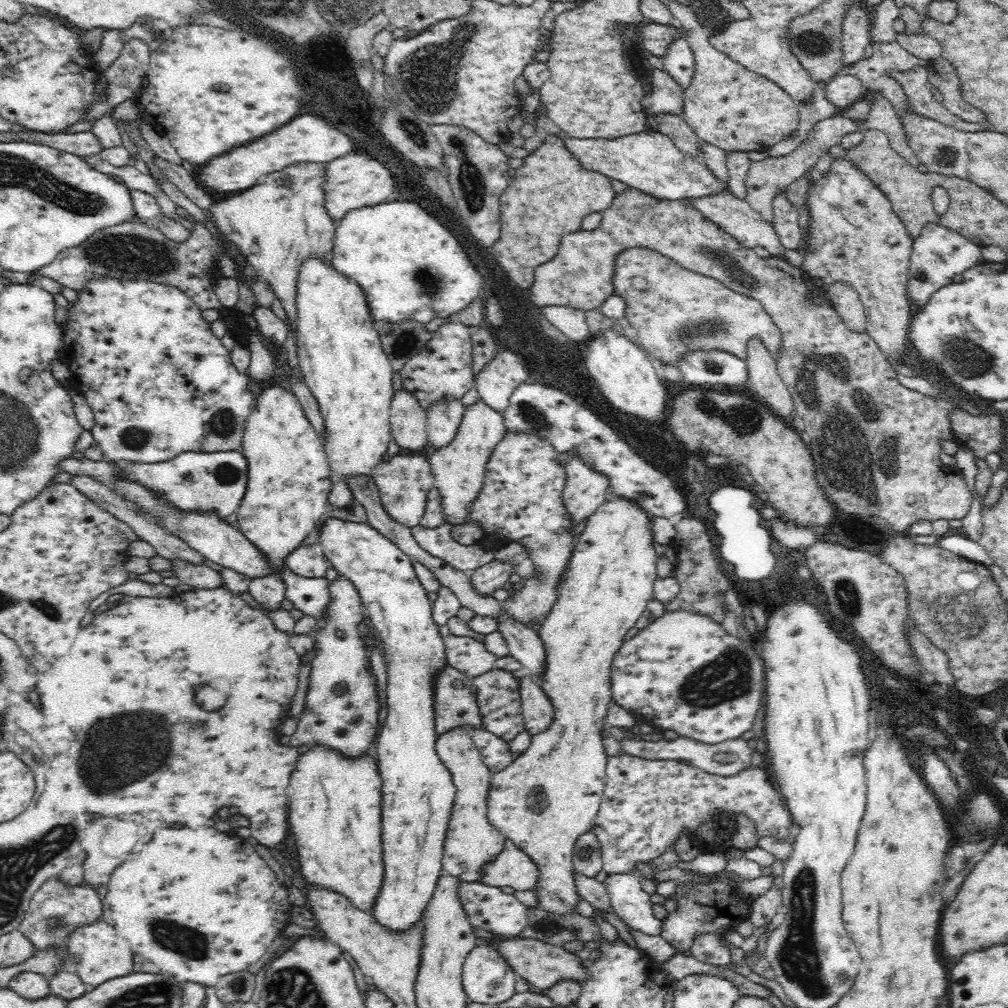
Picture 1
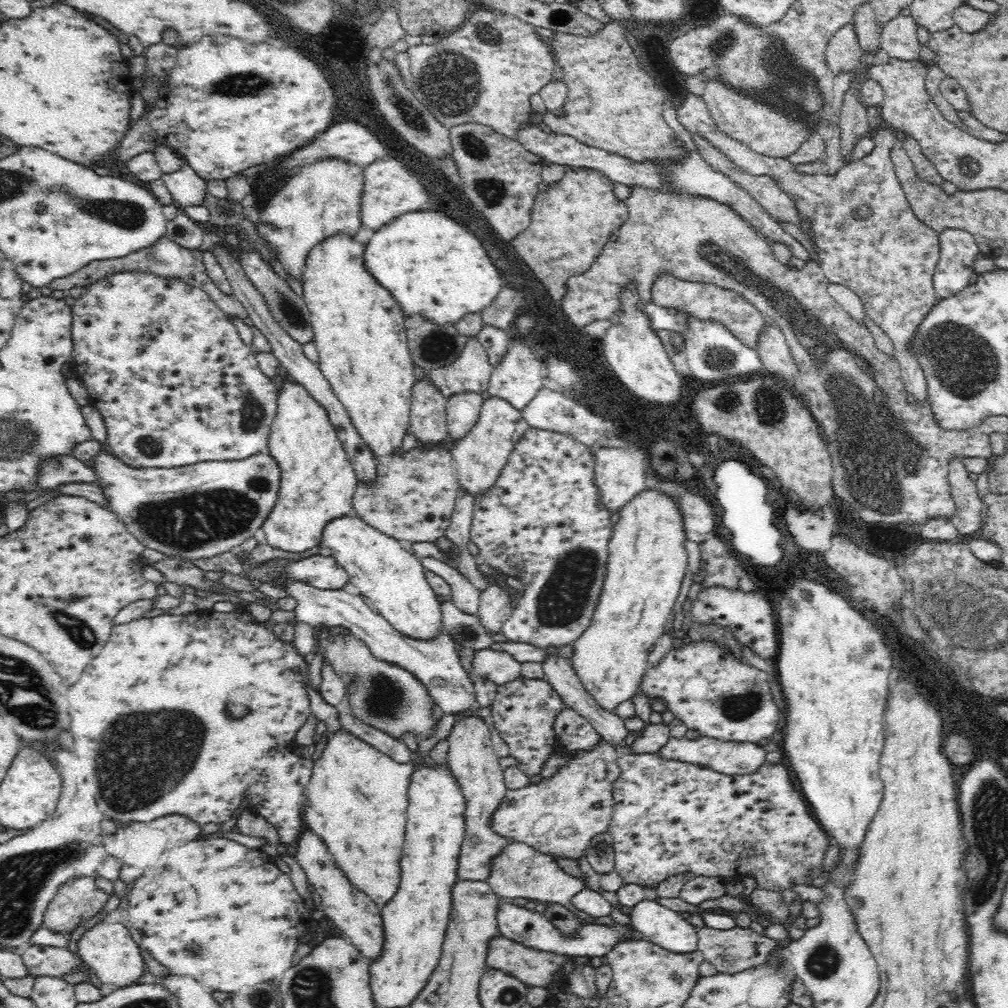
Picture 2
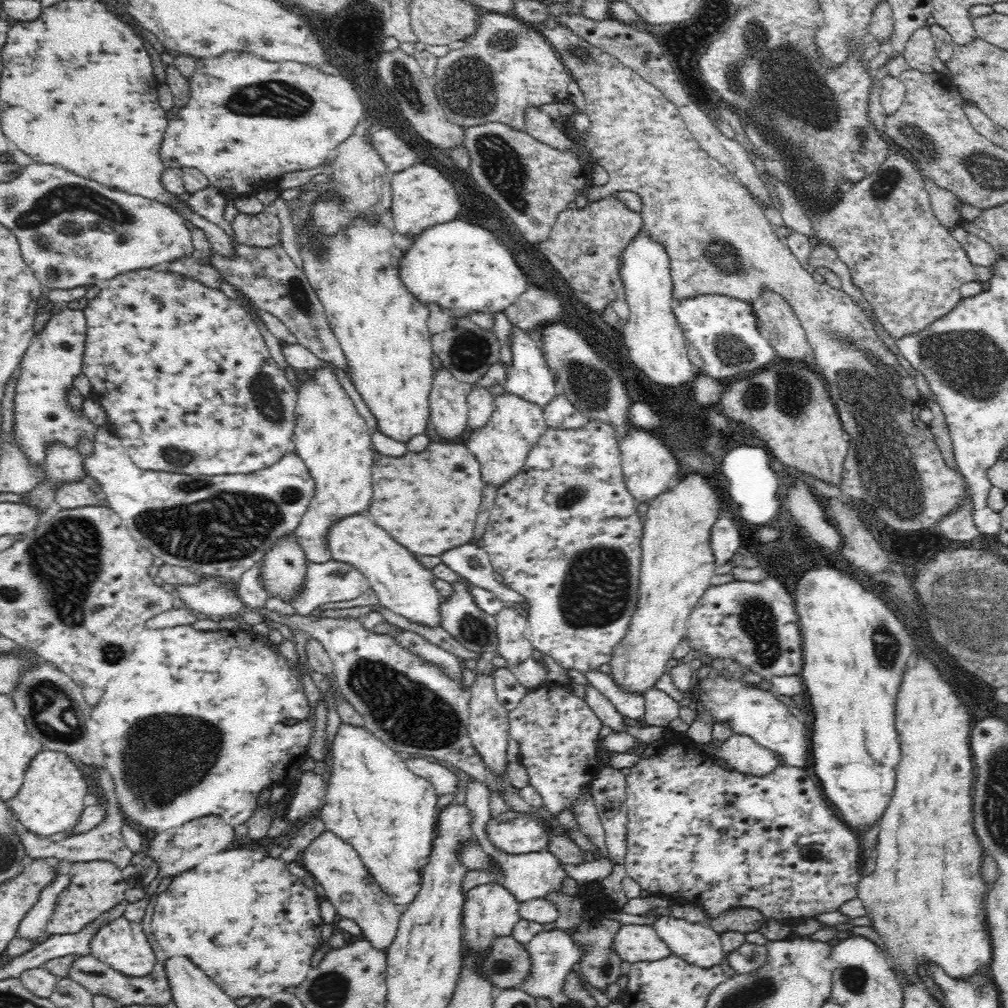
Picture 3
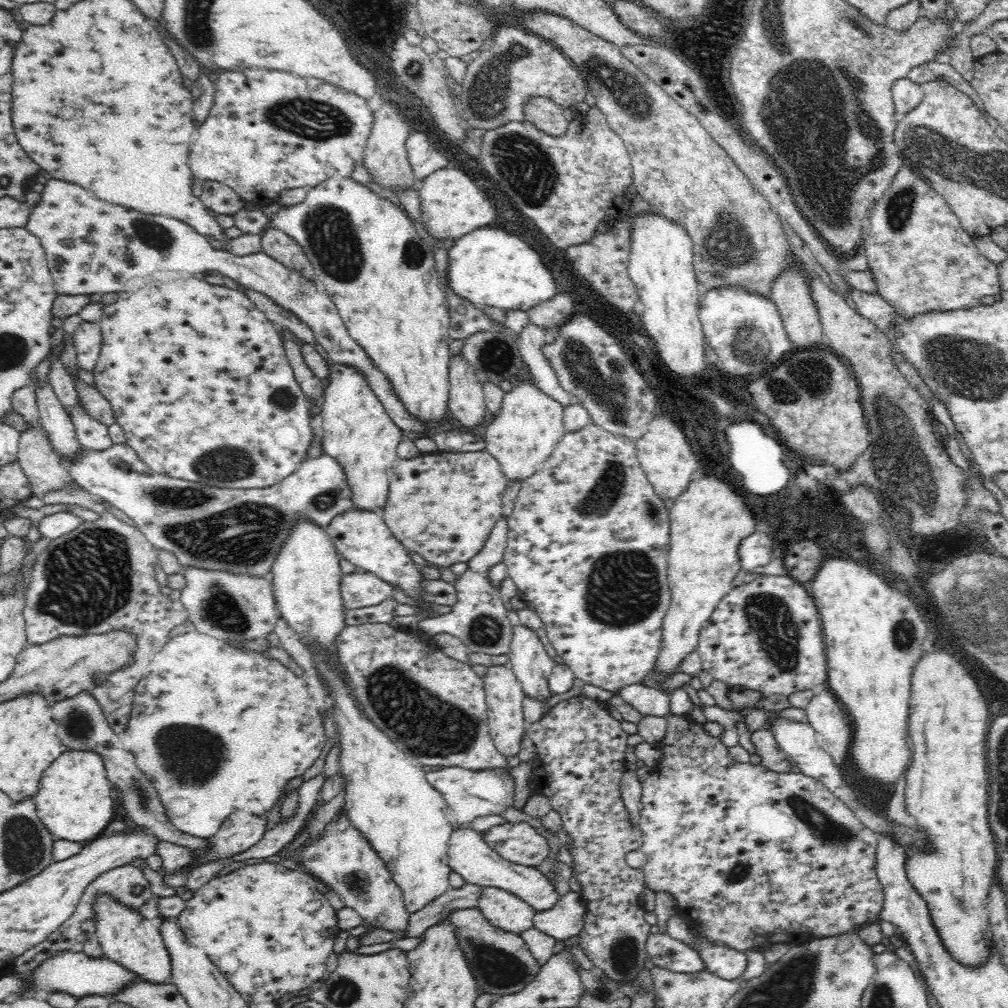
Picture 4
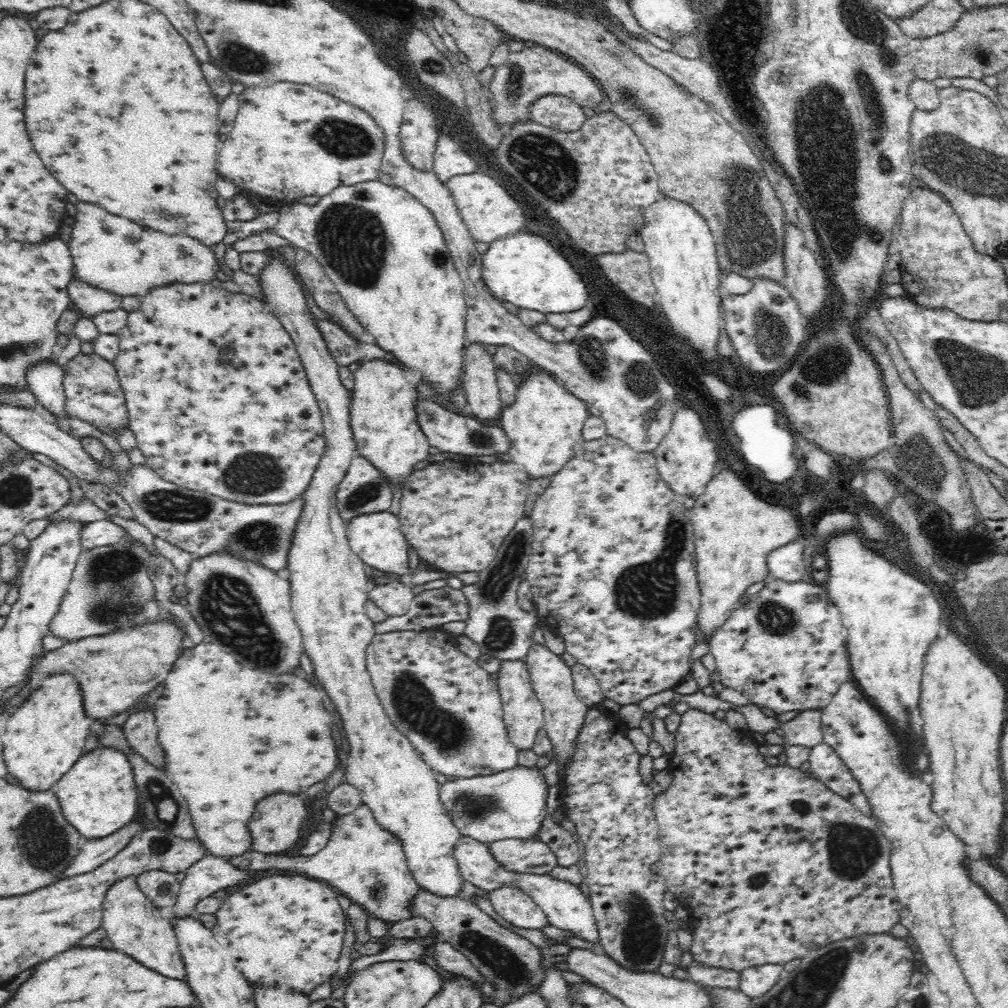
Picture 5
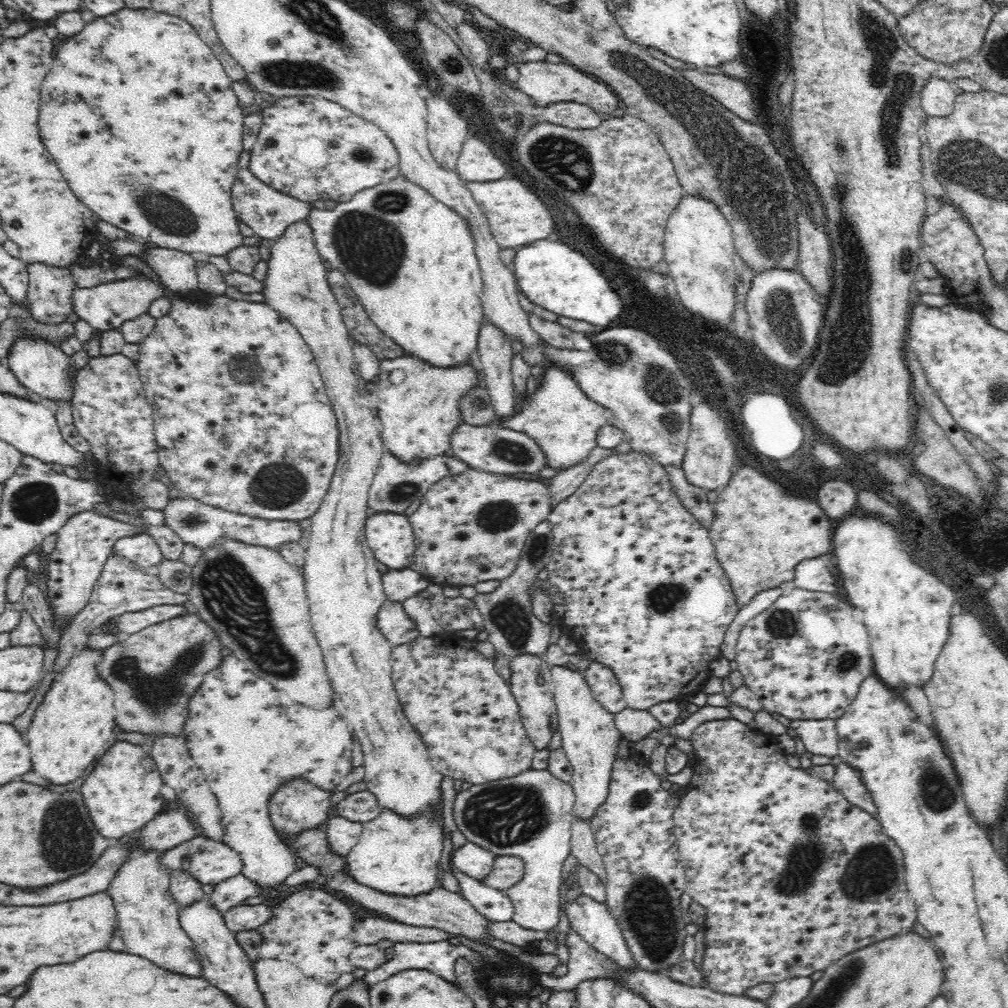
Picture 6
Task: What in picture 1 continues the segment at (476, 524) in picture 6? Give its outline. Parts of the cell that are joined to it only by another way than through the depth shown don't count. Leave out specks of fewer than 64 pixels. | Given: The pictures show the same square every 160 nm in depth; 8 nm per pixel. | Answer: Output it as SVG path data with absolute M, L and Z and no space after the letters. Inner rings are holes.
M404 451L400 455L384 458L373 468L372 477L386 513L410 530L420 526L421 514L425 511L427 490L432 487L432 465L429 456Z

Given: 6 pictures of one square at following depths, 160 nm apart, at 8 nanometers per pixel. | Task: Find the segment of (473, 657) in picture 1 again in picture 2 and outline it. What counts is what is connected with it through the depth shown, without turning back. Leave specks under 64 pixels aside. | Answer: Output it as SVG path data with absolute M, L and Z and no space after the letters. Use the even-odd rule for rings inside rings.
M494 650L476 651L474 656L474 673L488 679L491 684L510 684L514 680L524 678L523 664L506 652Z

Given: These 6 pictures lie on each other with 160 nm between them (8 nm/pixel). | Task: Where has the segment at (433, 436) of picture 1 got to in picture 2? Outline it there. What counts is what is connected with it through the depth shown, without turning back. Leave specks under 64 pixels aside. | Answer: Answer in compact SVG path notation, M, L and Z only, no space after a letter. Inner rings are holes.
M476 392L449 397L446 416L448 432L452 438L460 439L476 424L484 401L482 395Z

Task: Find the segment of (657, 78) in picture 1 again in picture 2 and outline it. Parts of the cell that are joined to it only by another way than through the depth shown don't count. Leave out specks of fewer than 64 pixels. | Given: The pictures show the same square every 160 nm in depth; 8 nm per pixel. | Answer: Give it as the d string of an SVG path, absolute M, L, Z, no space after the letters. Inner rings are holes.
M688 92L682 106L678 107L678 120L686 127L686 130L708 139L724 155L731 158L738 168L754 176L768 176L771 183L778 186L786 194L788 200L794 202L799 214L797 224L801 226L802 223L806 222L811 227L809 235L816 246L821 271L824 272L825 278L834 284L847 286L862 299L868 318L894 342L897 350L898 371L900 371L901 380L903 380L907 391L918 397L920 401L929 399L925 374L921 370L918 359L910 351L909 343L924 322L925 316L928 316L931 308L942 300L934 290L933 283L937 264L941 261L942 247L940 247L940 233L926 226L926 223L922 222L912 211L908 197L906 197L906 193L900 185L900 179L896 175L898 171L896 171L891 152L895 147L895 142L899 141L899 136L890 128L878 128L874 132L875 148L872 153L867 154L858 162L846 164L830 180L829 172L802 173L798 166L787 158L758 154L742 142L734 140L719 129L710 114L710 109L704 104L704 100L693 93Z

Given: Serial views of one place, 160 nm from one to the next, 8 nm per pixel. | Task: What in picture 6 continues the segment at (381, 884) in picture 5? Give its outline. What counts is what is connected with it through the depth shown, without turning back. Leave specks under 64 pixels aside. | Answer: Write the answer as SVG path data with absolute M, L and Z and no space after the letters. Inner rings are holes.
M442 799L432 804L427 812L420 812L420 815L410 818L400 816L386 808L375 819L362 822L363 831L358 844L348 854L337 854L345 859L345 874L364 887L375 888L388 895L416 896L442 886L442 880L437 878L438 865L446 846L450 846L450 843L444 843L450 842L450 830L445 830Z

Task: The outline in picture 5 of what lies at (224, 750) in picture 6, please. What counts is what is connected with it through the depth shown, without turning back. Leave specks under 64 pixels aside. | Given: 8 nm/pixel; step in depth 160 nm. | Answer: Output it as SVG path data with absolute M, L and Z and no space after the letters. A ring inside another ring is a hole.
M190 652L188 656L184 656L176 664L176 670L172 671L170 678L166 678L164 690L160 690L162 696L154 704L154 716L156 716L158 728L160 728L160 744L164 746L166 754L168 754L166 756L167 762L169 762L168 768L165 770L166 776L178 787L178 791L189 804L189 813L192 815L197 838L205 844L212 855L231 862L236 857L243 857L256 851L252 843L251 832L248 831L248 823L255 811L255 806L263 798L276 796L278 793L311 795L317 790L318 783L322 783L336 770L340 758L338 731L333 726L332 714L324 706L325 701L328 701L327 696L312 678L304 677L304 680L300 676L280 676L280 678L276 678L276 676L268 676L266 672L252 670L252 668L246 668L246 666L240 666L236 672L220 672L220 670L208 670L204 660L206 658L200 658L200 656L196 658Z

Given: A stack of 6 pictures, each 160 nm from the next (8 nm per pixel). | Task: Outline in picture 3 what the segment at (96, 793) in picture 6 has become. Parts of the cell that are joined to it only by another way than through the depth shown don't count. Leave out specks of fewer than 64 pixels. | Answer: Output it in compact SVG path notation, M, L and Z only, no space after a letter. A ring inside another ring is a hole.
M46 748L29 762L20 792L7 800L22 829L44 836L59 832L66 834L74 829L85 809L84 796L93 794L88 785L87 774L78 767L77 761L64 752Z

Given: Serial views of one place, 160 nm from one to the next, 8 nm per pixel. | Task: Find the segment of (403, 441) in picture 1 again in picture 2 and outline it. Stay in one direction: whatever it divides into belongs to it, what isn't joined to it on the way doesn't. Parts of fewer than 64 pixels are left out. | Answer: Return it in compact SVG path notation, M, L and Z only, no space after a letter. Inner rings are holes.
M431 380L416 381L412 389L409 432L423 443L448 438L448 399Z

